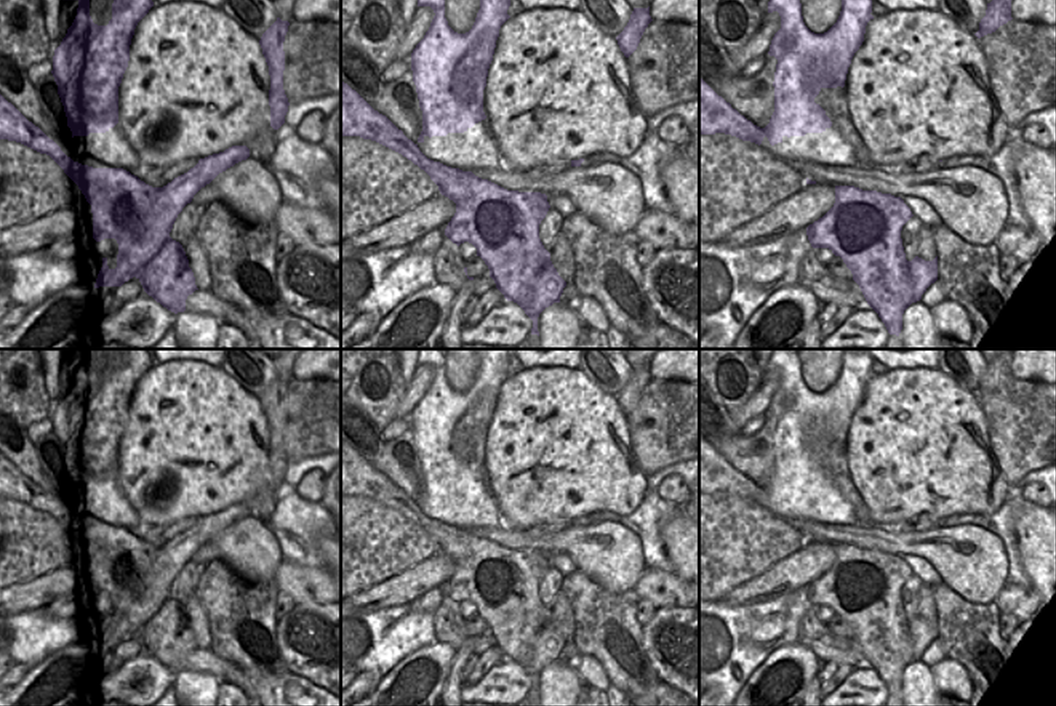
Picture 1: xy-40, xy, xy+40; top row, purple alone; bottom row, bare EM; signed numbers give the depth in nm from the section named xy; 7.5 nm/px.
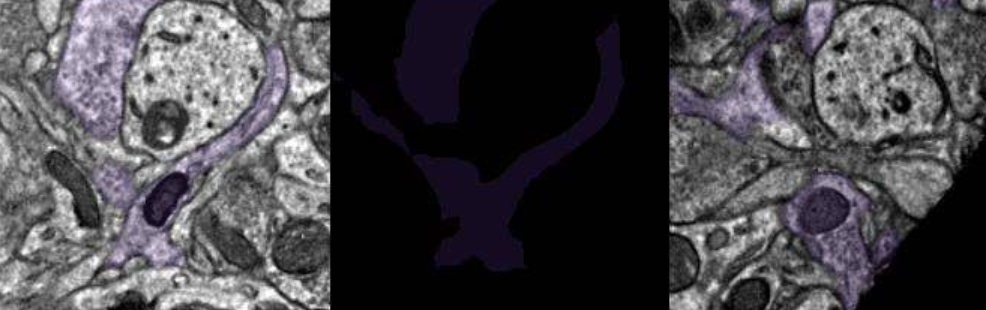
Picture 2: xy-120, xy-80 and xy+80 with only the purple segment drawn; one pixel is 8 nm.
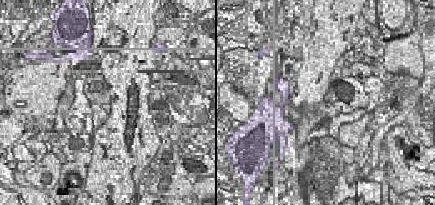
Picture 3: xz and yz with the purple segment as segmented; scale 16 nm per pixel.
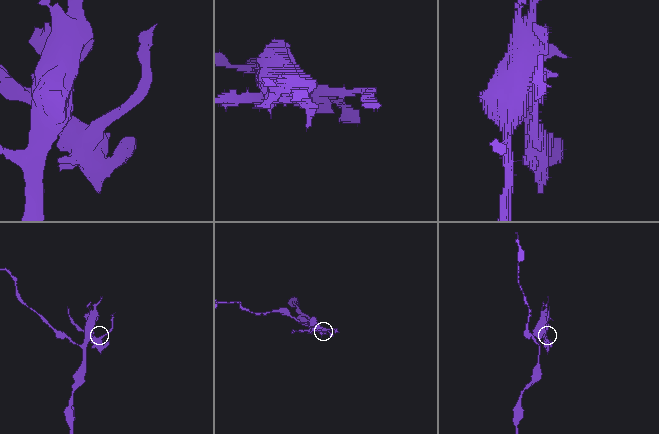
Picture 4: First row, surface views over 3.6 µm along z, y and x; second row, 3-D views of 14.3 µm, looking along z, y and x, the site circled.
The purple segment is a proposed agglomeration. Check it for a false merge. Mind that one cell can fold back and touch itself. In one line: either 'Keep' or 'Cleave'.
Cleave

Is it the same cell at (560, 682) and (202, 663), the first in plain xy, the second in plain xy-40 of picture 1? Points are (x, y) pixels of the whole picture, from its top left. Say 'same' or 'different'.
different

